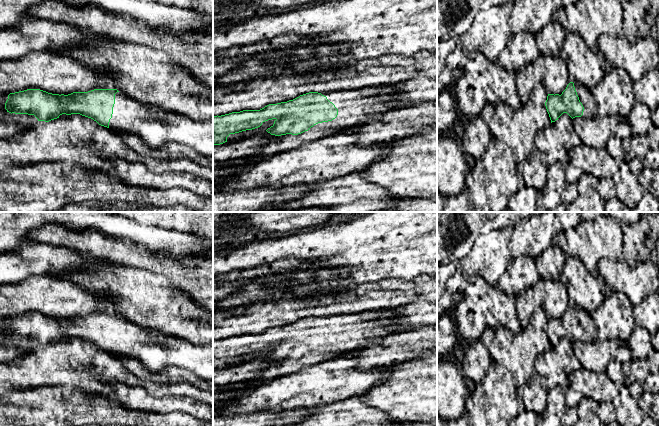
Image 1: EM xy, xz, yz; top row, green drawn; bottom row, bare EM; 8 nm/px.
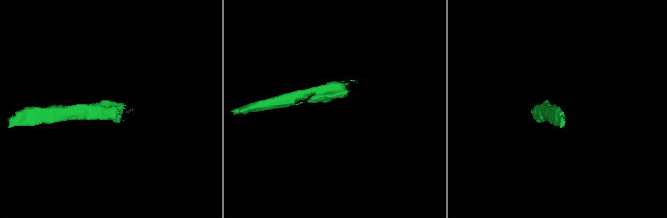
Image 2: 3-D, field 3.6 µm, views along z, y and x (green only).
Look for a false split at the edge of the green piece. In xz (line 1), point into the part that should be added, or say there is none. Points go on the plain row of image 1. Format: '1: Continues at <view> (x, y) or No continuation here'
1: Continues at xz (353, 332)

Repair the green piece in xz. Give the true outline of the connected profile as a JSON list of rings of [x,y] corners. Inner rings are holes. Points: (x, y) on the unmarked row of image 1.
[[[391,309],[327,318],[309,316],[287,326],[269,328],[260,334],[217,339],[213,341],[213,370],[228,367],[230,358],[258,352],[263,346],[274,343],[274,348],[266,355],[276,361],[267,366],[257,380],[250,382],[257,386],[374,345],[390,333],[413,328],[396,323],[375,327],[367,325],[371,320],[398,316],[399,313]]]

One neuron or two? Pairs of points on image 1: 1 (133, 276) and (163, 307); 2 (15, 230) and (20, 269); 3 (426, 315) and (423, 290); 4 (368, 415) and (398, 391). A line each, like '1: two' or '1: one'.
1: one
2: two
3: one
4: two

